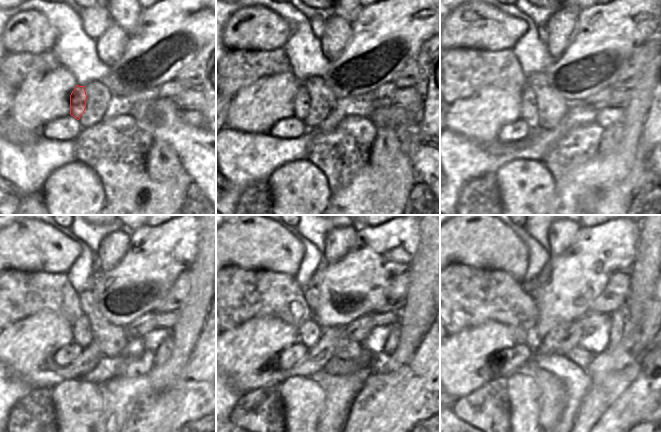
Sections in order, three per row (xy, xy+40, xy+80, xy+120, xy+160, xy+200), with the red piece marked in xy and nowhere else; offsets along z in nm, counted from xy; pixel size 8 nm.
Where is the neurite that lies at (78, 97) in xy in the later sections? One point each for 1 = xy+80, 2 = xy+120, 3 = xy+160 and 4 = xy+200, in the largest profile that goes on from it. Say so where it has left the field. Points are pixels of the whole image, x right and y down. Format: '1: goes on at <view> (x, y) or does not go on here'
1: goes on at xy+80 (528, 107)
2: goes on at xy+120 (81, 329)
3: goes on at xy+160 (309, 333)
4: goes on at xy+200 (534, 337)

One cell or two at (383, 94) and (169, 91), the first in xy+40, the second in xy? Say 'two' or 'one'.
one

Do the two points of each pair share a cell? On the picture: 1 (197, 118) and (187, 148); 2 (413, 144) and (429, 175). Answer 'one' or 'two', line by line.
1: two
2: one

